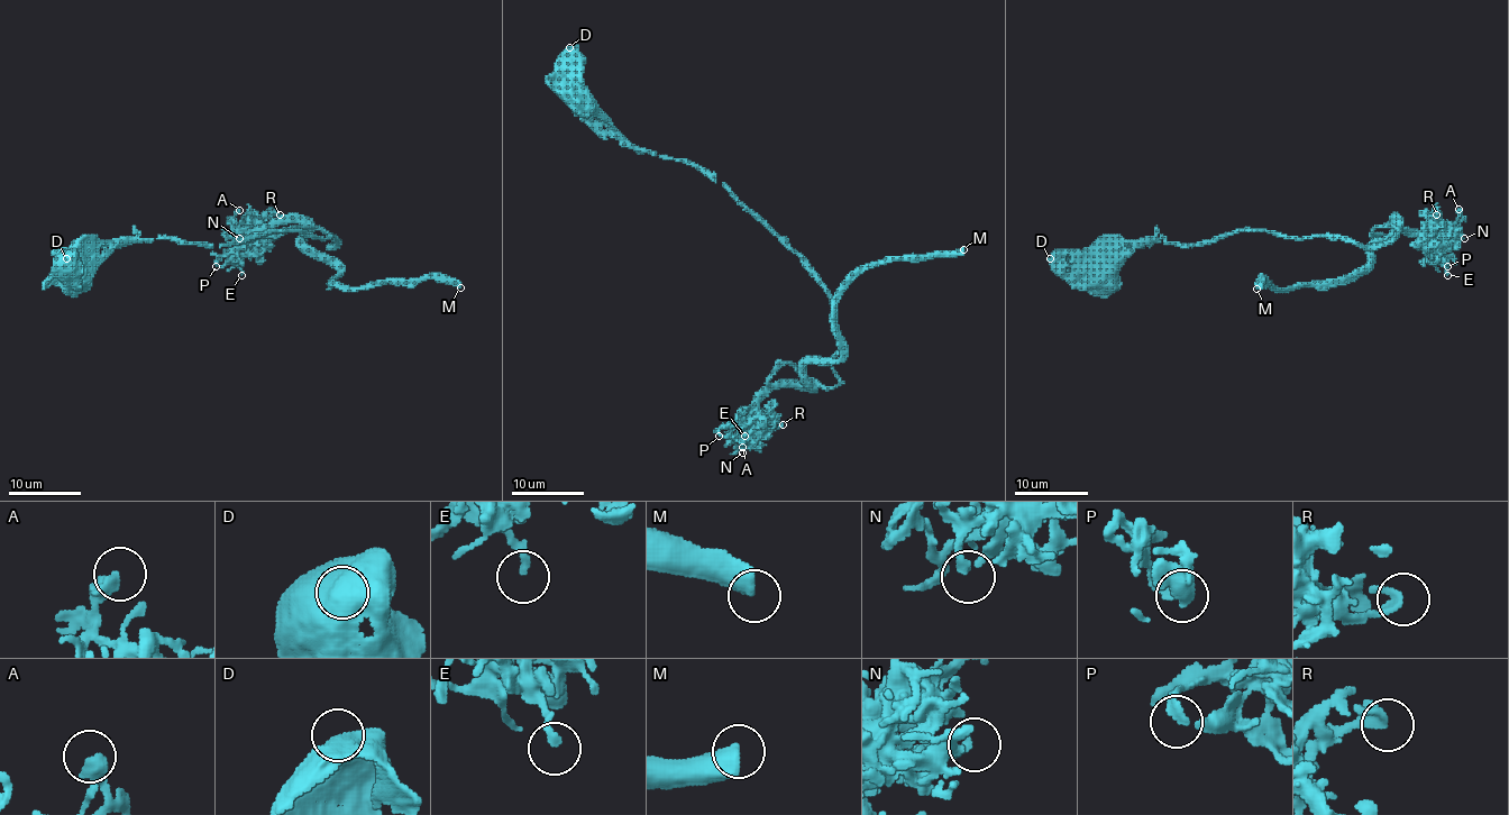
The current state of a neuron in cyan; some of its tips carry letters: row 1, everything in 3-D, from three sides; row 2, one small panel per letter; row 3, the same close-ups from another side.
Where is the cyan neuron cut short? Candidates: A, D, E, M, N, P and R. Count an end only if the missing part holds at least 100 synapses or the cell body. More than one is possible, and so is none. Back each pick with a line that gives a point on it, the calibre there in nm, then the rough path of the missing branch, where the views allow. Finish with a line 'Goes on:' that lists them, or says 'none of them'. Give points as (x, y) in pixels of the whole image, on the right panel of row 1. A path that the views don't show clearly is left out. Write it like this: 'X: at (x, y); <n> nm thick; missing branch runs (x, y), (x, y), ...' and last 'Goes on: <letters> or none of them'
Goes on: none of them

